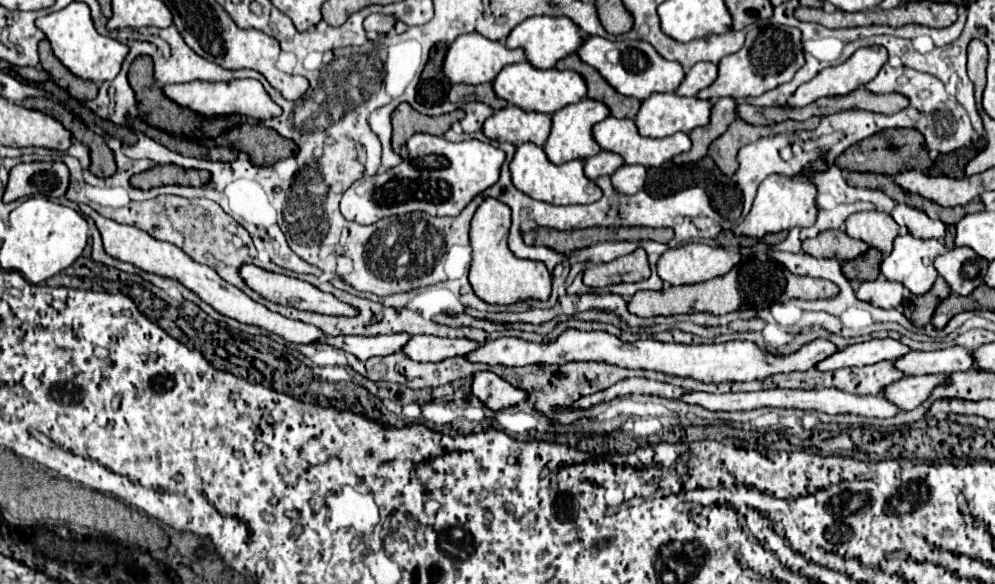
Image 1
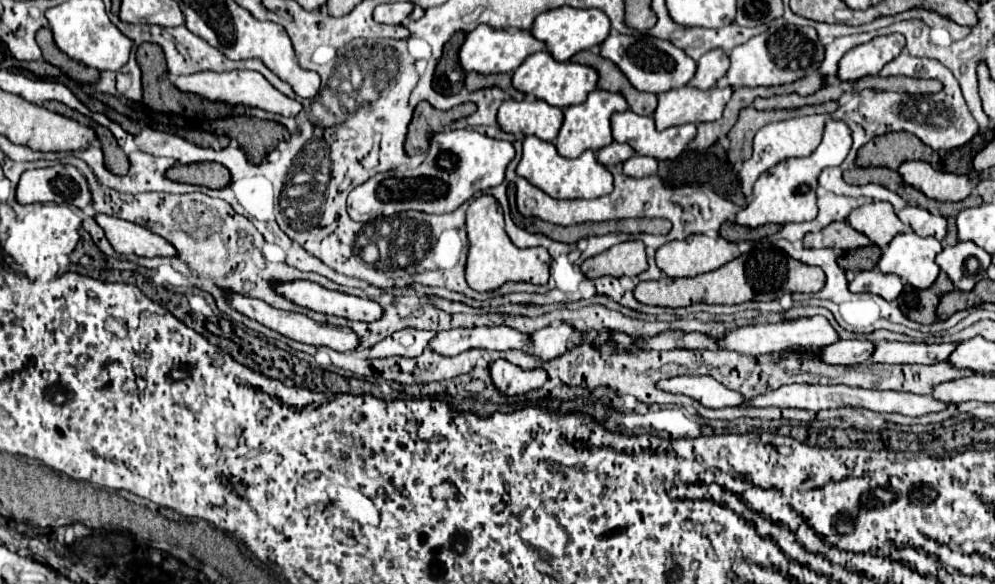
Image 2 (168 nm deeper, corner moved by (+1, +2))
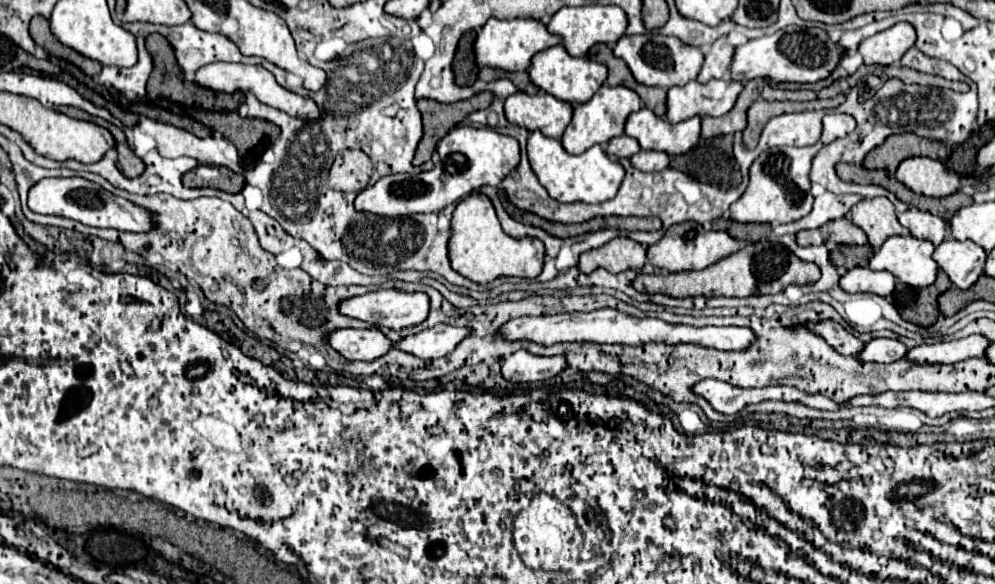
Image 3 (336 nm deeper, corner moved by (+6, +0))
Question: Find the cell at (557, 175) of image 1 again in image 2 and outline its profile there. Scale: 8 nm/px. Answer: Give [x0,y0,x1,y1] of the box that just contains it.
[517,135,613,199]

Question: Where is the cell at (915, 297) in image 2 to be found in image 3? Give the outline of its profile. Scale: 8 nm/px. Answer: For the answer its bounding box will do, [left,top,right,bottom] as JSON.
[892,269,950,327]

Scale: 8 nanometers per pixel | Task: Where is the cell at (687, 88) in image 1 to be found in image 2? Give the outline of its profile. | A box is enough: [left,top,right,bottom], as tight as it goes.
[689,49,729,89]

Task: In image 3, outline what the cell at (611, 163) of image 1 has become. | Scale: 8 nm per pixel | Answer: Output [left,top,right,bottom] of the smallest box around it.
[606,135,640,157]

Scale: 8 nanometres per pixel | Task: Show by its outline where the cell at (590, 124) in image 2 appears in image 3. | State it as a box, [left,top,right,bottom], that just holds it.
[560,85,642,155]

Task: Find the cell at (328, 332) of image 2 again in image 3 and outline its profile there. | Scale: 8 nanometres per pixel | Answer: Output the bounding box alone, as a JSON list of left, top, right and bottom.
[326,329,394,361]

